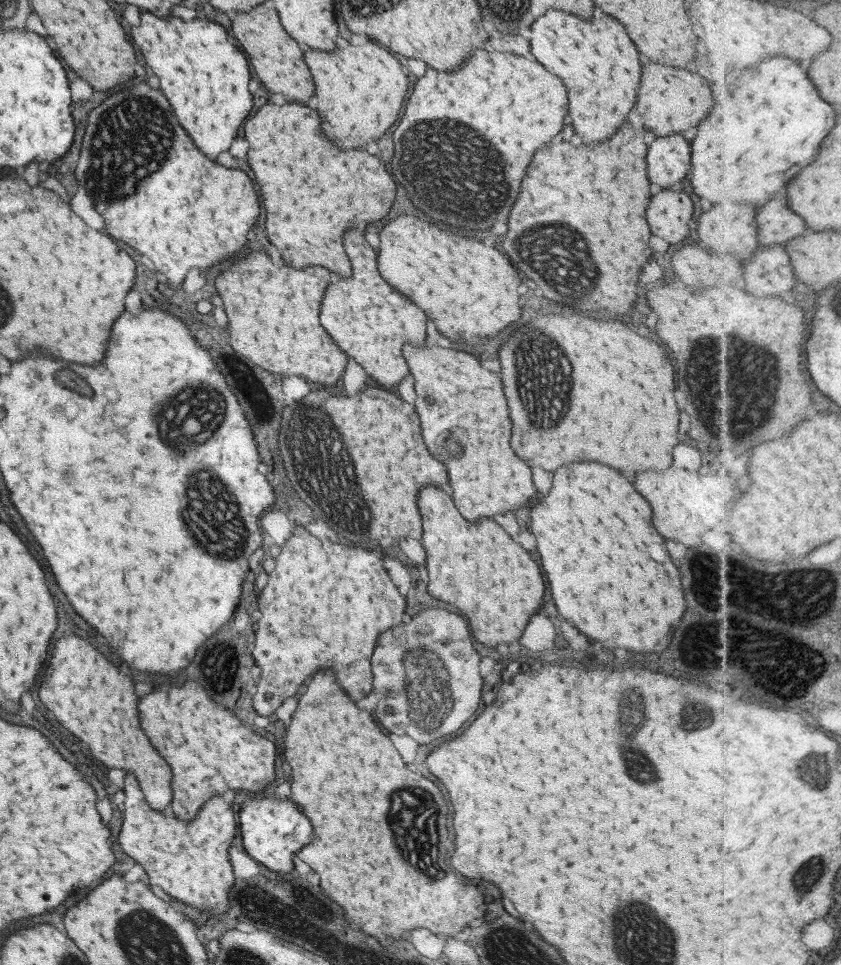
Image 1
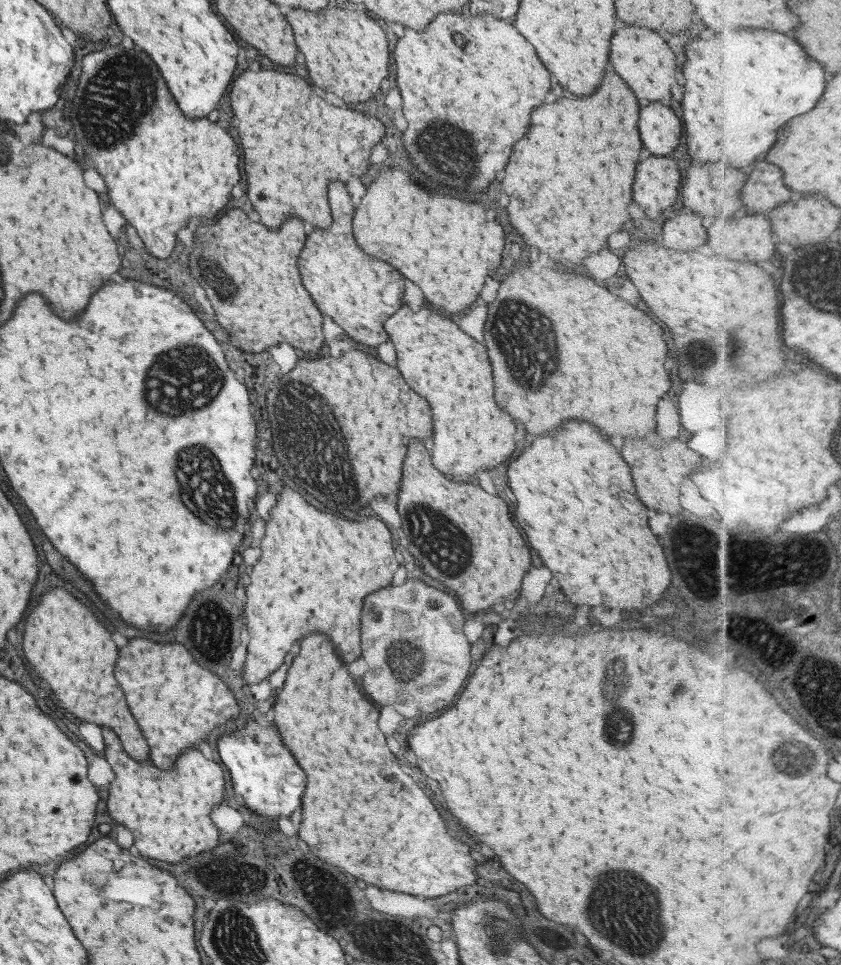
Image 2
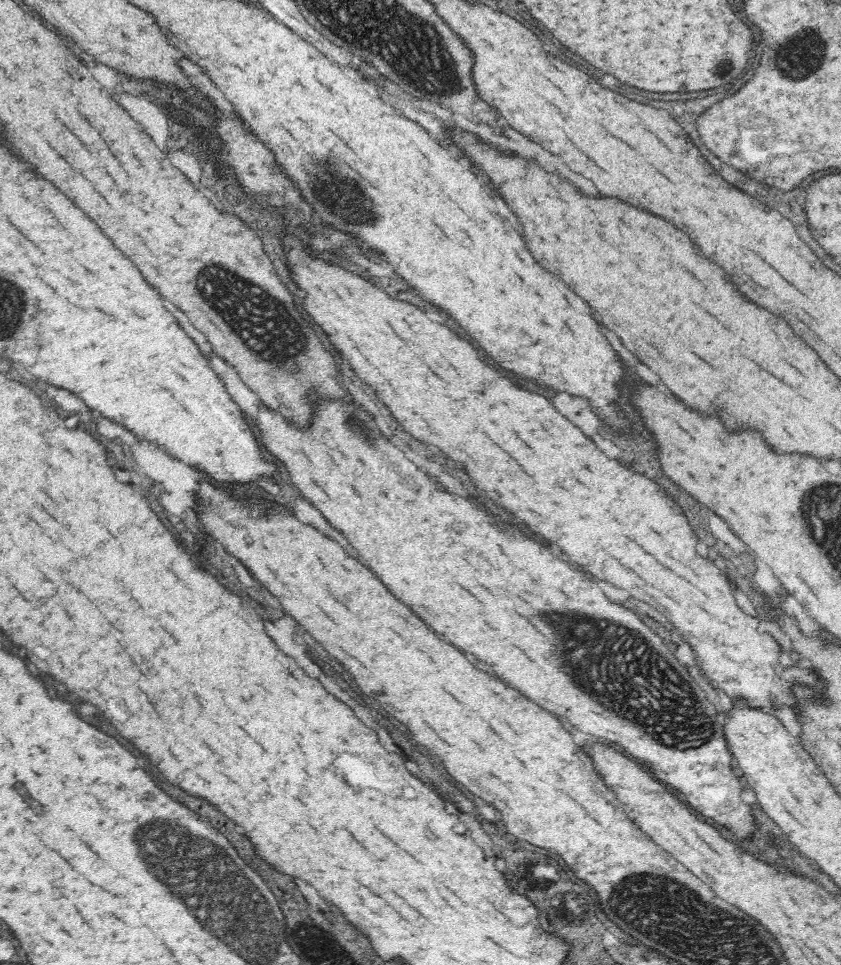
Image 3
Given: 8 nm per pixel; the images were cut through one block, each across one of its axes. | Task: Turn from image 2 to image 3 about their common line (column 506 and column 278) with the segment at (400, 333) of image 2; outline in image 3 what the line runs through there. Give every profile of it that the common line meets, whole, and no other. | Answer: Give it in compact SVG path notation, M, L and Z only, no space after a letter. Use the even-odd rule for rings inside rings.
M326 402L322 406L318 406L318 410L314 412L314 420L312 426L308 430L300 430L294 428L292 424L288 424L278 412L260 408L258 412L258 420L256 426L260 430L262 442L266 446L268 452L272 452L288 470L288 476L292 478L292 482L296 484L296 488L328 518L328 522L332 526L336 526L338 530L344 532L344 536L348 538L348 542L368 560L370 568L380 576L380 580L406 604L406 606L414 606L412 610L424 620L428 622L438 634L442 634L444 642L450 642L454 646L458 646L460 650L472 652L476 656L476 660L488 660L488 666L494 670L502 670L498 672L498 676L510 684L510 686L518 686L516 690L522 692L524 696L528 696L530 700L536 700L536 704L540 704L544 710L552 712L552 714L564 714L564 718L568 718L568 722L572 726L576 726L578 730L582 728L586 734L598 736L598 738L606 738L614 744L620 744L620 748L624 752L628 752L630 756L638 758L642 764L648 766L648 770L660 778L662 782L670 784L680 796L684 796L684 800L702 816L714 820L714 824L728 828L730 832L734 832L734 838L740 840L748 840L752 838L752 834L756 832L754 826L754 816L752 816L752 808L748 804L742 802L740 792L744 790L742 782L736 778L736 774L732 772L732 754L728 752L728 744L724 738L724 726L716 720L718 712L716 710L706 710L708 700L706 694L702 692L702 688L696 684L696 680L688 674L688 670L674 658L674 654L662 644L662 638L658 638L648 626L642 624L642 620L628 608L618 606L614 602L608 602L606 596L602 594L602 590L596 588L596 584L592 584L590 580L586 582L586 578L572 570L566 562L556 560L550 550L546 550L544 546L532 542L530 538L522 536L520 530L516 530L514 526L506 526L506 530L498 530L498 526L492 522L490 516L486 516L486 510L480 510L480 506L474 506L472 502L454 496L454 494L446 494L442 490L438 490L438 486L426 478L426 474L416 468L410 460L404 458L404 452L394 446L390 440L384 440L384 436L380 434L380 430L376 428L376 422L372 416L368 416L364 410L350 406L346 402ZM688 740L698 740L702 742L700 746L688 746Z

